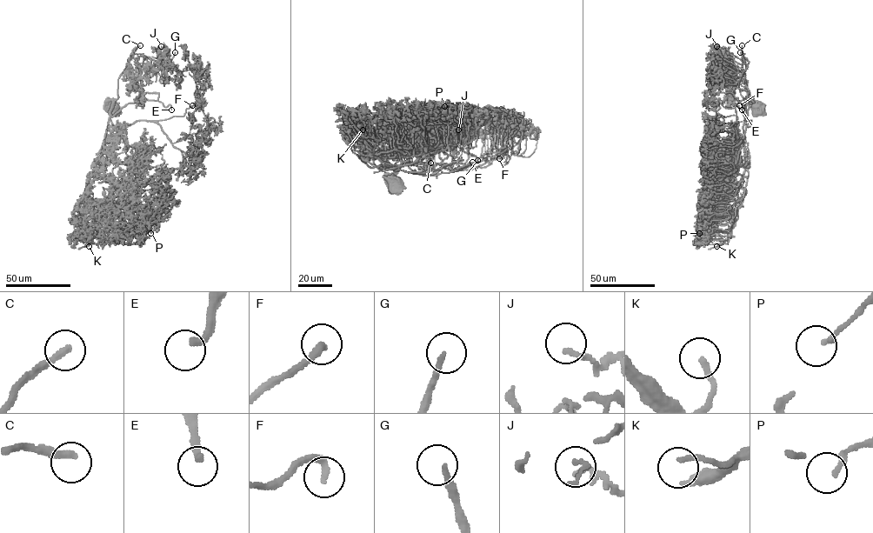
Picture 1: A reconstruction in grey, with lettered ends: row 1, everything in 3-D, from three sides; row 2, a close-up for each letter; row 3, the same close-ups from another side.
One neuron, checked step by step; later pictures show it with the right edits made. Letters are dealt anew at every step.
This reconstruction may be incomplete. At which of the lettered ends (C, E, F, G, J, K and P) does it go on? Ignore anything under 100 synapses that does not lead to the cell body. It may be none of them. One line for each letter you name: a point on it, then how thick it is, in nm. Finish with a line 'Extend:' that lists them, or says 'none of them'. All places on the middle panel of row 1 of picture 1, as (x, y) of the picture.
C: at (430, 163); 260 nm thick
E: at (472, 162); 260 nm thick
K: at (363, 129); 190 nm thick
Extend: C, E, K

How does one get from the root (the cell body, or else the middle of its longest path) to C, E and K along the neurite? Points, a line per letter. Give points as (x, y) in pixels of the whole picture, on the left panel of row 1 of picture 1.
C: (112, 108), (112, 100), (117, 97), (120, 75), (140, 45)
E: (112, 108), (112, 116), (122, 107), (144, 97), (158, 100), (165, 107), (169, 105), (171, 109)
K: (112, 108), (112, 100), (102, 156), (88, 183), (88, 198), (99, 236), (97, 243), (89, 246)

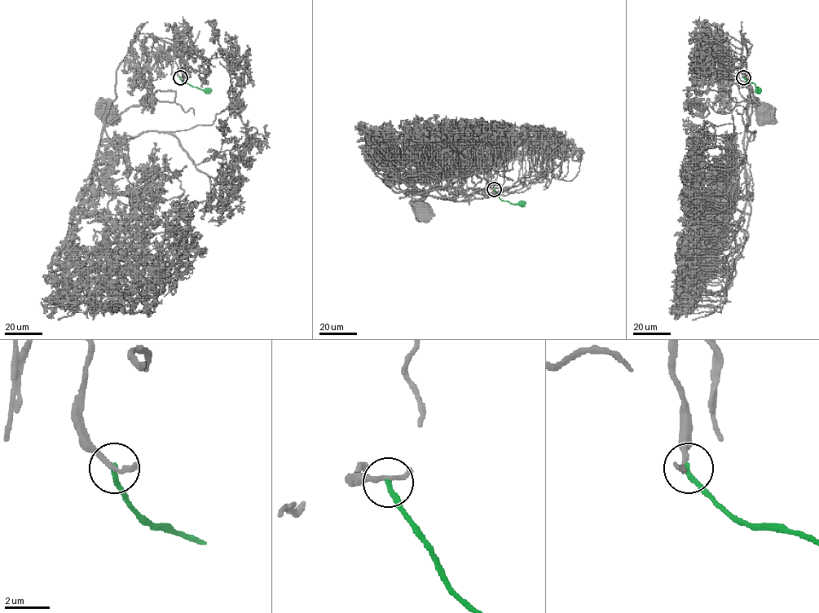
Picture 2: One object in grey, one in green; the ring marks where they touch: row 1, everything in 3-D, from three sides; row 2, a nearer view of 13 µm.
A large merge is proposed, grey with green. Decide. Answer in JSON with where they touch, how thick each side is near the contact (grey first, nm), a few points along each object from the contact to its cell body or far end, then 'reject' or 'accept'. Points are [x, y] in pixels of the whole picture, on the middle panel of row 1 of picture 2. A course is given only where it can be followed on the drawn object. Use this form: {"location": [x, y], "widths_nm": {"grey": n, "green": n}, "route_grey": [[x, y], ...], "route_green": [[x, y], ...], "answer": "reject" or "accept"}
{"location": [494, 189], "widths_nm": {"grey": 280, "green": 220}, "route_grey": [[494, 188], [486, 186], [486, 169], [477, 160], [465, 177], [467, 198], [455, 201], [419, 193], [421, 208]], "route_green": [[495, 189], [503, 200], [512, 204], [525, 201]], "answer": "reject"}

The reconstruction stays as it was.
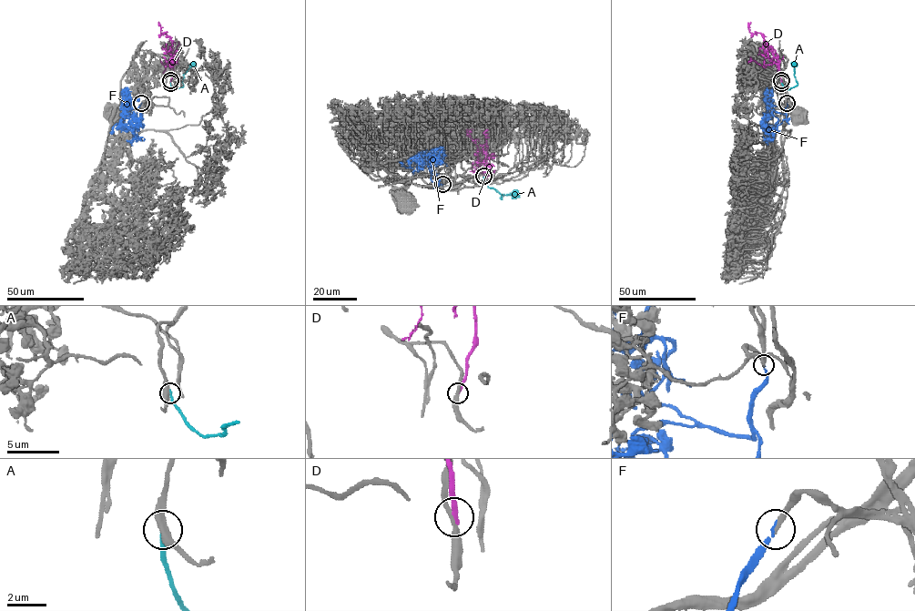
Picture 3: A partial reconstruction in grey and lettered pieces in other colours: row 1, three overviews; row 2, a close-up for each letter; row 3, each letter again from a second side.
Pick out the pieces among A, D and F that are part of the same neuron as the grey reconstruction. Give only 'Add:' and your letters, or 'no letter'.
Add: F

